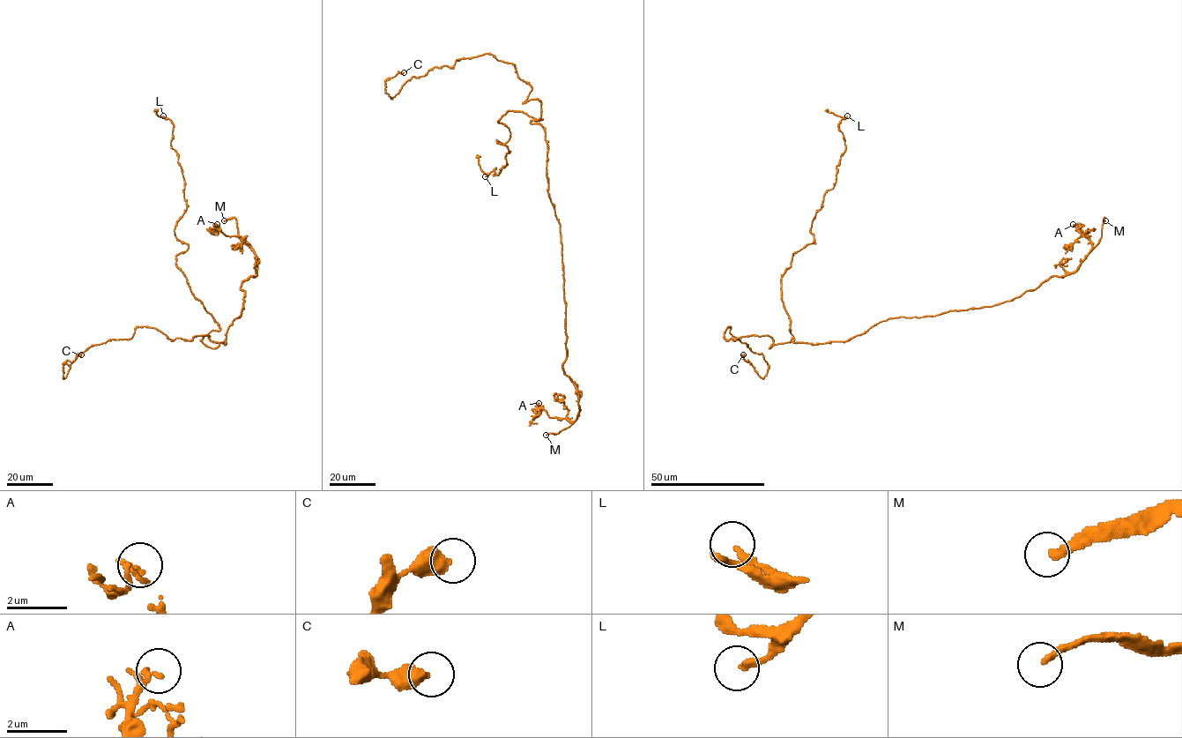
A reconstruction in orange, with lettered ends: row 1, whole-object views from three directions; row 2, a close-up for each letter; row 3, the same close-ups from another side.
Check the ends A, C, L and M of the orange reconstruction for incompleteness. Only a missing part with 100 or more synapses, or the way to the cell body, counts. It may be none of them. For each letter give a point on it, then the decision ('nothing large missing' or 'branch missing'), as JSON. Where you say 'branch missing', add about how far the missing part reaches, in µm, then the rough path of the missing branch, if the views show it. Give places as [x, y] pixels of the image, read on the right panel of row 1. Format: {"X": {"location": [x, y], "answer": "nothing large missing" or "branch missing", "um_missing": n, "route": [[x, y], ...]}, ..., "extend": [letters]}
{"A": {"location": [1073, 224], "answer": "nothing large missing"}, "C": {"location": [743, 354], "answer": "nothing large missing"}, "L": {"location": [847, 115], "answer": "nothing large missing"}, "M": {"location": [1105, 220], "answer": "branch missing", "um_missing": 10, "route": [[1105, 220], [1109, 235]]}, "extend": ["M"]}

